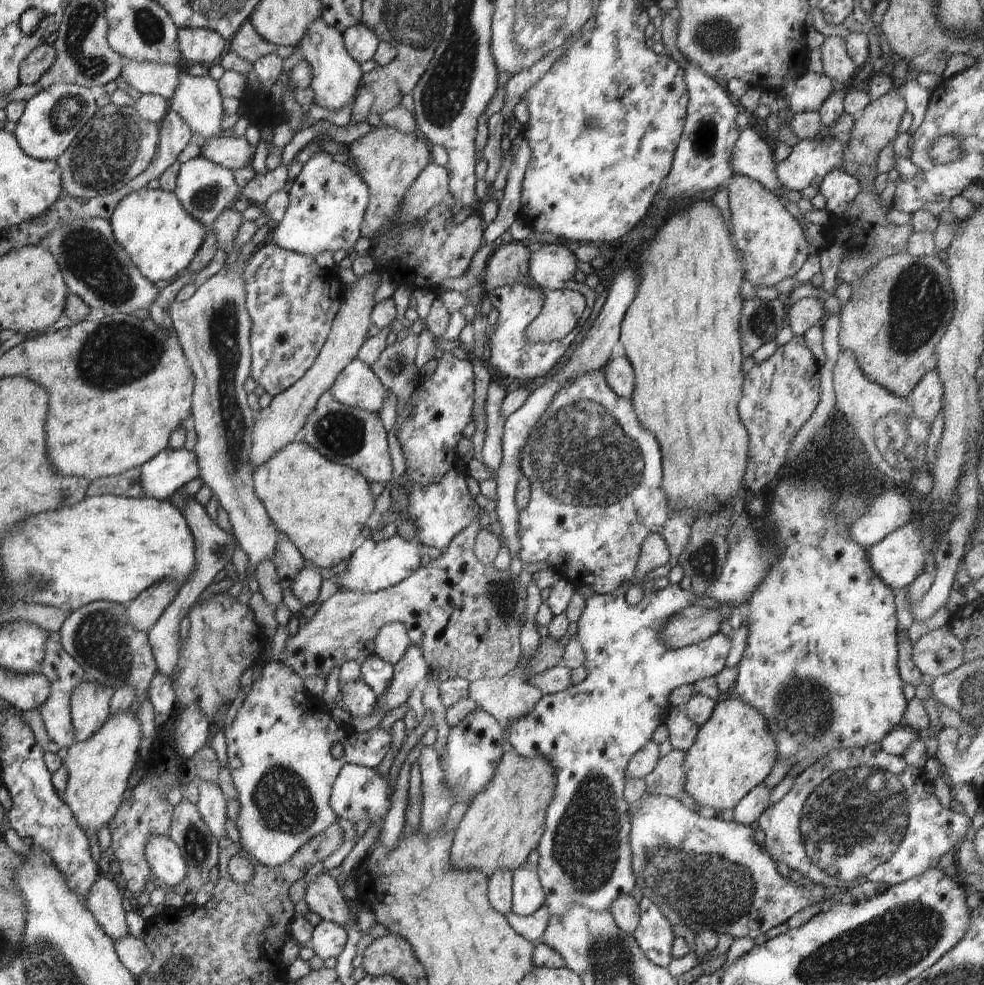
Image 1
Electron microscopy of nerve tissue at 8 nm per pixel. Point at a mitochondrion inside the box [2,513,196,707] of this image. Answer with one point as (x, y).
(99, 639)

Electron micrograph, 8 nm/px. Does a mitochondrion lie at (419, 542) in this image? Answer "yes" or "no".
no

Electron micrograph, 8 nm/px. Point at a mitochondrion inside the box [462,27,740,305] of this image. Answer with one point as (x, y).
(705, 135)

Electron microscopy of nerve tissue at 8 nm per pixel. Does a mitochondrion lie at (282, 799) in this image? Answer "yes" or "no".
yes

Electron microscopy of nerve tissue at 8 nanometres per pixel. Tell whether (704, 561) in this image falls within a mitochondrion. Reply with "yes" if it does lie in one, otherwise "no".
yes

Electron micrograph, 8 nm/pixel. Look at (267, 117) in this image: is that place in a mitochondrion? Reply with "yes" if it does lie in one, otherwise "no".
no

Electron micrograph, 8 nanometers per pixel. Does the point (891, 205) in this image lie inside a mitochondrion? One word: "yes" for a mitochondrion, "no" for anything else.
no

